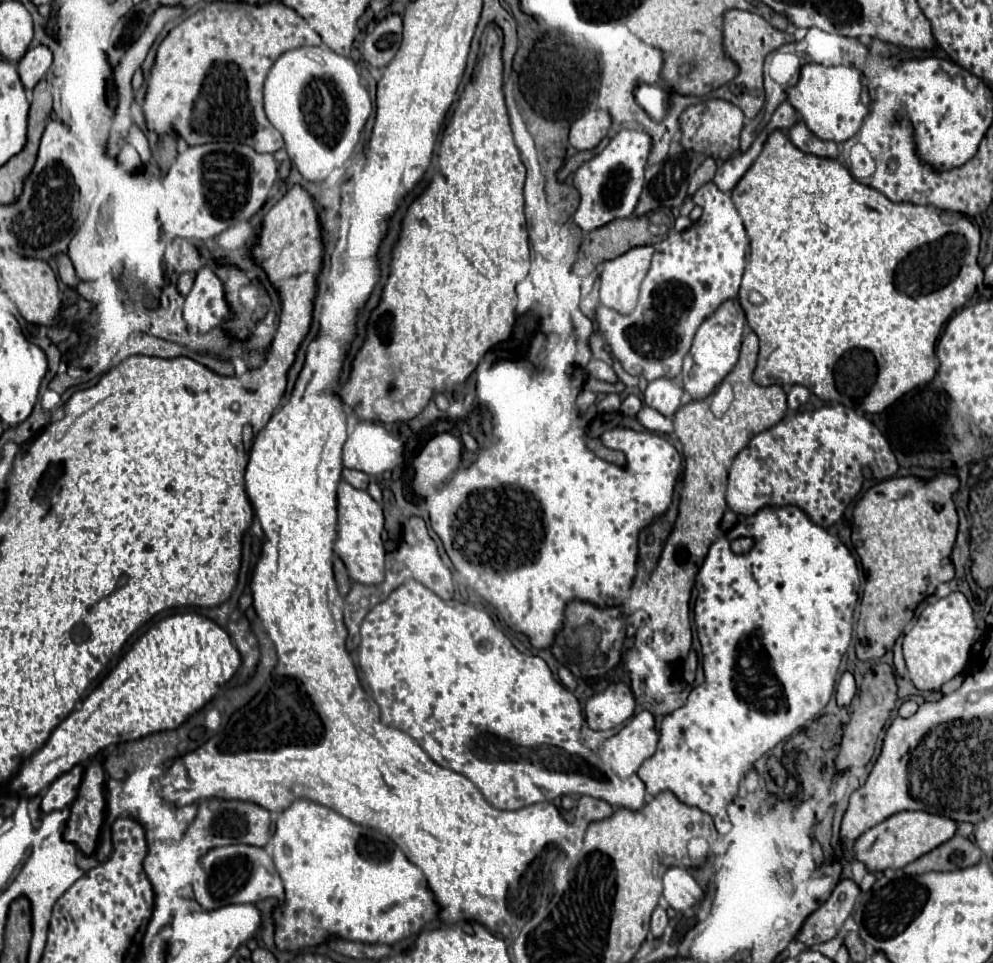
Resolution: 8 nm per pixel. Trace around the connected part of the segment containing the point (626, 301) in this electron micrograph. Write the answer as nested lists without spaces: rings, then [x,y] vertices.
[[[633,247],[621,257],[607,261],[601,273],[601,303],[617,313],[631,313],[637,305],[639,285],[649,269],[653,247]]]

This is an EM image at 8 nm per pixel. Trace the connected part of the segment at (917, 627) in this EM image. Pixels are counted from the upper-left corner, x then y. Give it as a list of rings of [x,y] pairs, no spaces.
[[[957,591],[945,599],[929,603],[903,637],[903,655],[915,687],[919,691],[939,691],[943,683],[957,677],[969,661],[969,653],[975,643],[975,631],[977,625],[973,619],[973,609],[963,593]]]

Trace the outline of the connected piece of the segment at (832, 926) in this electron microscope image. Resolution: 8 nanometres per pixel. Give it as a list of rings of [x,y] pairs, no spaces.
[[[841,879],[833,889],[831,897],[807,917],[799,933],[799,941],[803,941],[807,947],[813,947],[833,939],[845,919],[851,915],[859,893],[861,889],[853,879]]]

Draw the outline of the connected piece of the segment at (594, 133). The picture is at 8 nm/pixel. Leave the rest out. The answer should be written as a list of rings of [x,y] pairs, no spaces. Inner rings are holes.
[[[603,109],[587,111],[583,117],[579,117],[571,125],[569,143],[577,151],[593,149],[593,147],[599,145],[599,141],[603,139],[603,135],[607,135],[609,127],[611,127],[611,115],[609,115],[609,111],[603,111]],[[603,129],[605,129],[605,133],[603,133]]]

